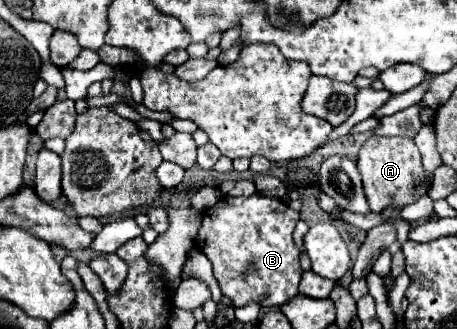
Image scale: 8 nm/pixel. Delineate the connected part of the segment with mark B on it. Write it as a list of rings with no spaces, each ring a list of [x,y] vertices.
[[[260,194],[248,198],[224,198],[204,212],[196,244],[212,262],[220,290],[234,302],[234,306],[244,306],[254,300],[264,308],[274,308],[298,294],[298,284],[304,272],[300,268],[300,250],[292,240],[298,220],[298,212],[286,206],[280,198]]]

